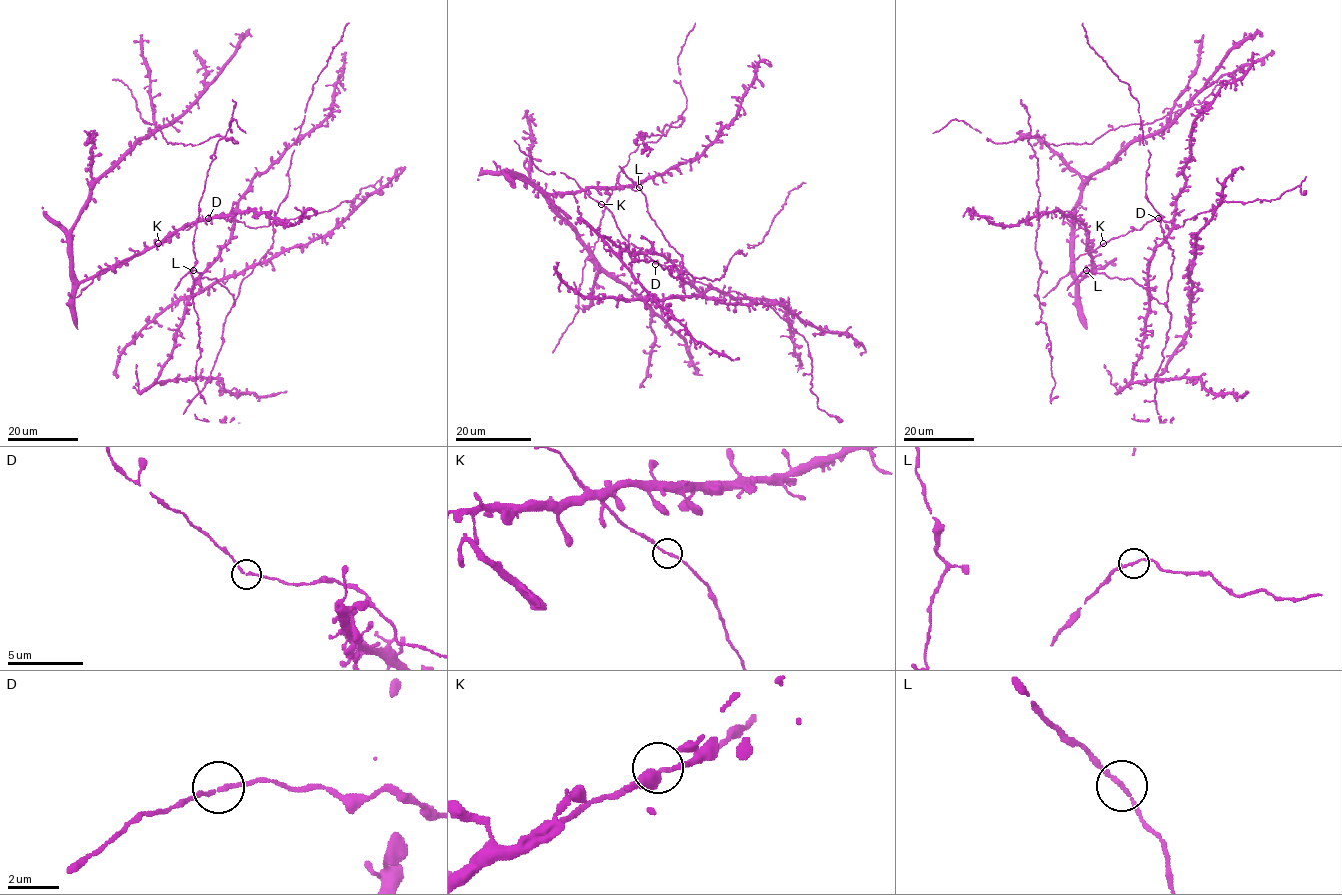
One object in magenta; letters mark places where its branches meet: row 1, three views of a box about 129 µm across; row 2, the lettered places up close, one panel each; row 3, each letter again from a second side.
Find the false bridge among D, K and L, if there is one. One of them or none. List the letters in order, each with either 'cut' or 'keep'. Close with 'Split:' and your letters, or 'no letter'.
D: keep
K: keep
L: keep
Split: no letter

